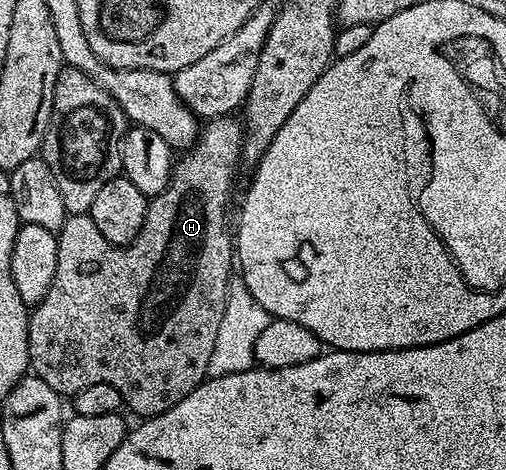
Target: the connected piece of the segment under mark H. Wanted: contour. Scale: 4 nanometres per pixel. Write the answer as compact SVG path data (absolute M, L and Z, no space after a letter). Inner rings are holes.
M224 116L204 121L199 131L199 139L178 155L167 187L148 201L143 231L128 246L115 246L109 240L105 240L97 224L93 224L90 213L66 215L63 226L57 231L59 247L53 284L49 292L45 292L45 300L33 307L27 320L29 366L34 377L45 380L45 384L49 384L49 388L53 388L60 396L74 396L81 392L81 388L89 388L89 384L113 384L113 388L121 392L124 407L139 414L140 419L152 418L173 408L173 404L181 404L181 400L185 400L185 396L189 396L193 388L205 381L209 356L213 356L213 344L217 344L217 328L221 328L221 316L225 316L227 289L233 281L233 234L230 229L227 231L227 205L231 202L235 169L241 166L243 135L243 123L238 117Z

